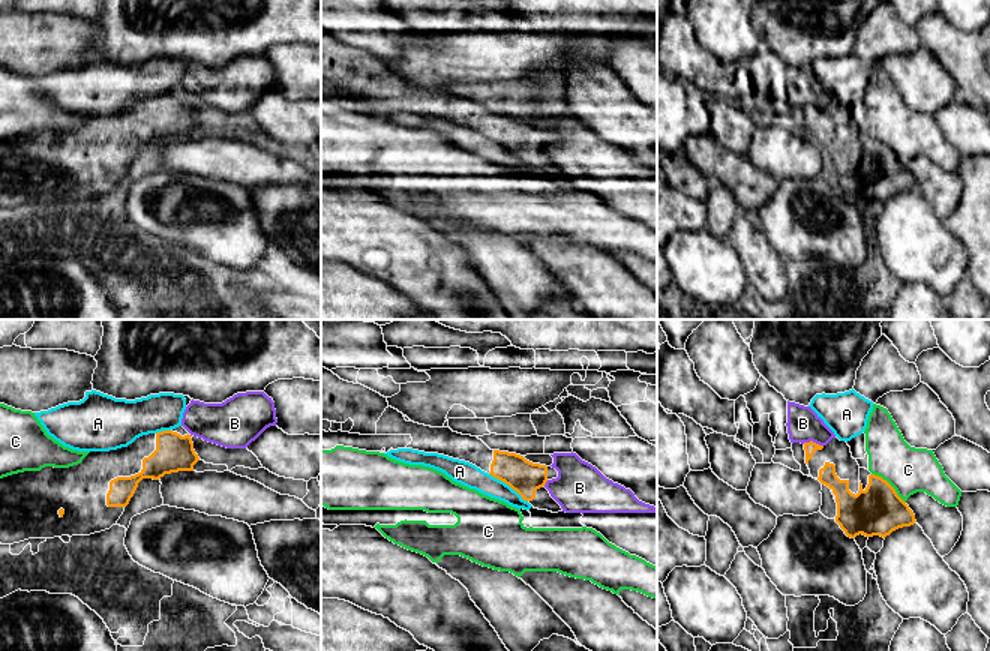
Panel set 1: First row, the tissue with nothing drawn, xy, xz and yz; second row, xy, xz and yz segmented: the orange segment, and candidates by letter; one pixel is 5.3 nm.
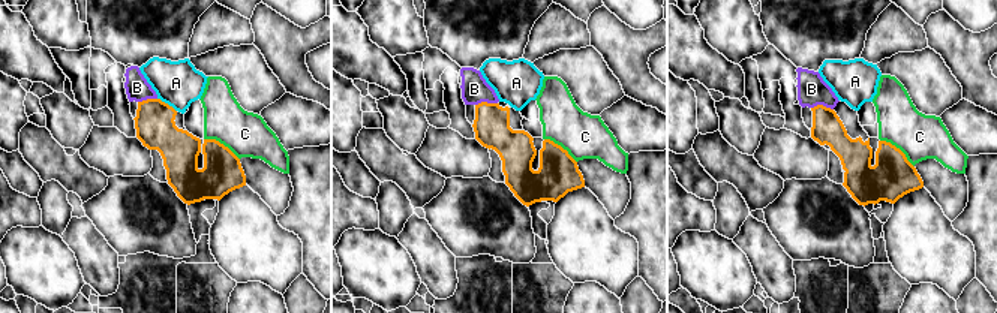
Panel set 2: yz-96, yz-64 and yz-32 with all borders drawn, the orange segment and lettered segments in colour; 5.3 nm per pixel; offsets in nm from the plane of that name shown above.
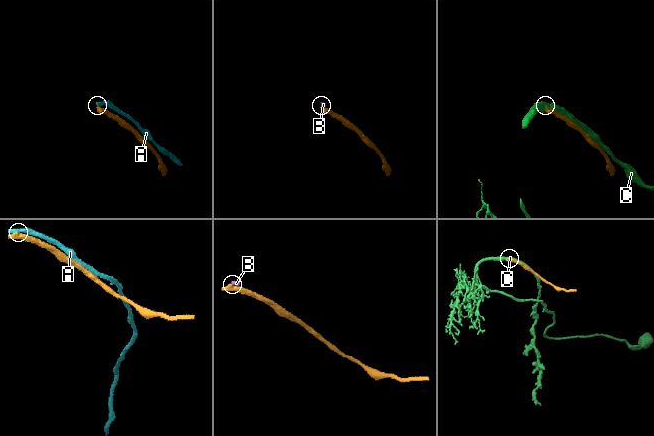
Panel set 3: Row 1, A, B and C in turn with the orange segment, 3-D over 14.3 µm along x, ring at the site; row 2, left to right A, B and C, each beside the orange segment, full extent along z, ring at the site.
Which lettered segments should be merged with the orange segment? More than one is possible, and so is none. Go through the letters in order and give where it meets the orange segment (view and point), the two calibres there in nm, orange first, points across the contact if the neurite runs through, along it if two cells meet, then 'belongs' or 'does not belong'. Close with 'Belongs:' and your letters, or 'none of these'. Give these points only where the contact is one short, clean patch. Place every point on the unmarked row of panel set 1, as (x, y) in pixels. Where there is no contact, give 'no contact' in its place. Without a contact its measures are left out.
A: contact xz (509, 149); calibres 180 and 120 nm; border xz (489, 137), (507, 147), (527, 165); does not belong
B: contact yz (812, 105); calibres 70 and 180 nm; border yz (803, 107), (813, 105), (822, 110); does not belong
C: contact yz (890, 149); calibres 260 and 240 nm; does not belong
Belongs: none of these

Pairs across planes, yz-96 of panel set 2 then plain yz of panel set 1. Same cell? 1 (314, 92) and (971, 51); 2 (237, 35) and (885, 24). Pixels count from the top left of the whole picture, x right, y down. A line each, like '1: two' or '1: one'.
1: one
2: one

